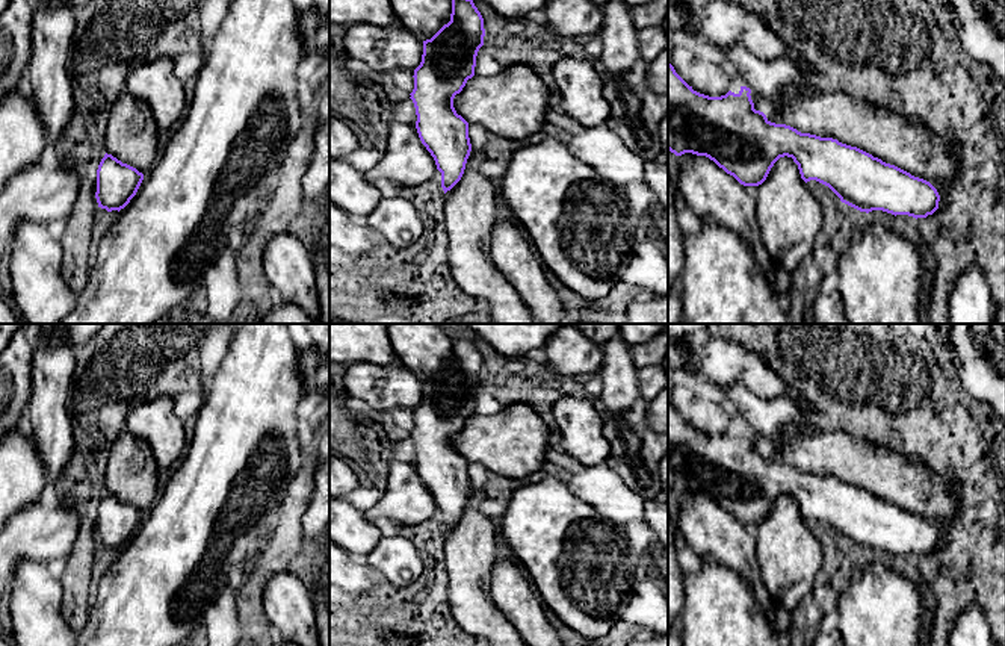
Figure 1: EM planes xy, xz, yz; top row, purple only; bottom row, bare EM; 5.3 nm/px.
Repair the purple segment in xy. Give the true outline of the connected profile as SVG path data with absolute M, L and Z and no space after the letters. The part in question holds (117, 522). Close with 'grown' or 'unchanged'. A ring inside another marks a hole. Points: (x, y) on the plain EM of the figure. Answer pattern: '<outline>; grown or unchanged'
M122 431L106 463L106 493L97 508L98 546L124 548L159 498L157 466L148 442Z; grown

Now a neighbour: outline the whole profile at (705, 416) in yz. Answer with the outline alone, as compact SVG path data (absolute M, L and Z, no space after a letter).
M689 381L676 383L669 402L700 433L721 436L730 428L730 416L716 402L704 399L700 389Z

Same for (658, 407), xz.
M668 386L648 401L648 425L660 433L668 431Z

